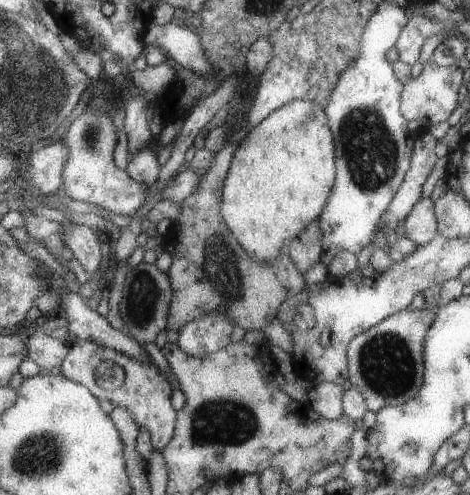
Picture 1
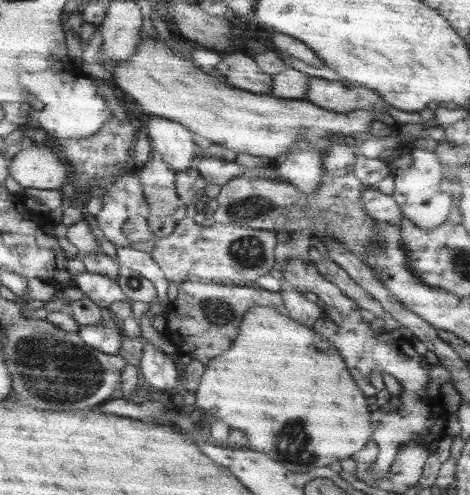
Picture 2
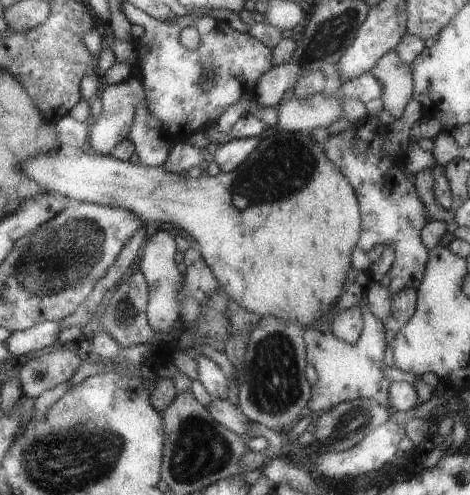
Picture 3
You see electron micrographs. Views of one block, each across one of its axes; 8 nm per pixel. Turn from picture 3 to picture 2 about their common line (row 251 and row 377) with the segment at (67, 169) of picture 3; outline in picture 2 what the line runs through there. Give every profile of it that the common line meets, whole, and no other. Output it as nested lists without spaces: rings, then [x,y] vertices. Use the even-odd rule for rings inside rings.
[[[255,306],[247,312],[233,348],[211,360],[195,396],[195,408],[211,412],[217,420],[227,422],[229,428],[243,430],[249,436],[249,450],[265,452],[299,474],[355,456],[369,446],[373,434],[367,394],[353,380],[339,348],[311,326],[269,306]]]

